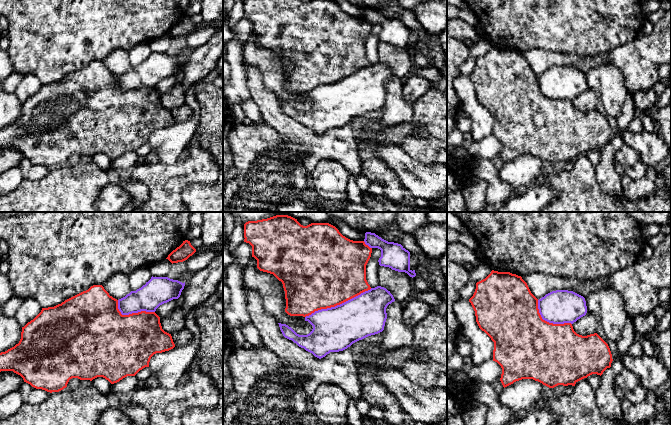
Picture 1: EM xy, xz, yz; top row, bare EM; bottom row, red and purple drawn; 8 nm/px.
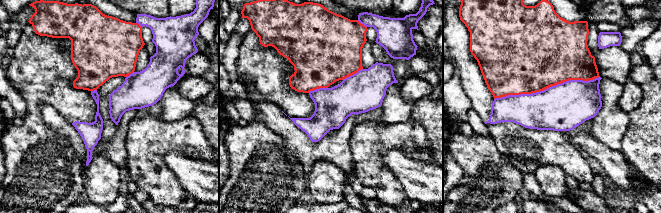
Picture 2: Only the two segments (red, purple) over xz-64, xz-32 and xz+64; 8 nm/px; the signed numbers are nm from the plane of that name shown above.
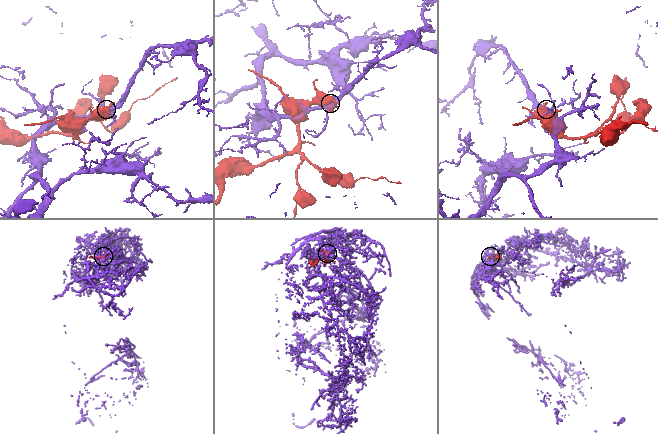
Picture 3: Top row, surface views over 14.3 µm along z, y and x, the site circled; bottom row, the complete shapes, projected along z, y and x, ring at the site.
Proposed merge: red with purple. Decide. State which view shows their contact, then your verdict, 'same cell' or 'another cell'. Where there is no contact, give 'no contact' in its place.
xz | another cell

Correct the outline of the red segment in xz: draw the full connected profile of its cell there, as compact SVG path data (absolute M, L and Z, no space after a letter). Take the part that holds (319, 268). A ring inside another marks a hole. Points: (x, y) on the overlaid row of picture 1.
M276 215L267 219L248 221L244 224L244 242L252 246L252 257L257 260L257 268L260 271L273 274L282 282L285 291L286 308L285 312L290 316L309 316L315 311L327 309L340 305L361 293L371 289L366 280L366 265L371 257L372 248L365 244L364 241L353 241L343 236L339 230L329 223L311 223L307 226L301 225L297 219L288 215Z

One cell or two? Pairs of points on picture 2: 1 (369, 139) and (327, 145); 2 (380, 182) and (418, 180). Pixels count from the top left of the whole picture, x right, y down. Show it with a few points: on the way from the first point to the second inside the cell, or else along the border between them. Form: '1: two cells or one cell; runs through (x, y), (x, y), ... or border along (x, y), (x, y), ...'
1: two cells; border along (352, 128), (350, 149), (354, 165)
2: two cells; border along (384, 162), (385, 166), (400, 183), (407, 201)

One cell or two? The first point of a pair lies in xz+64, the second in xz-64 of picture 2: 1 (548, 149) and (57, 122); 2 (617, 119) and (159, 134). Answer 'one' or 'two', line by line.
1: one
2: two

